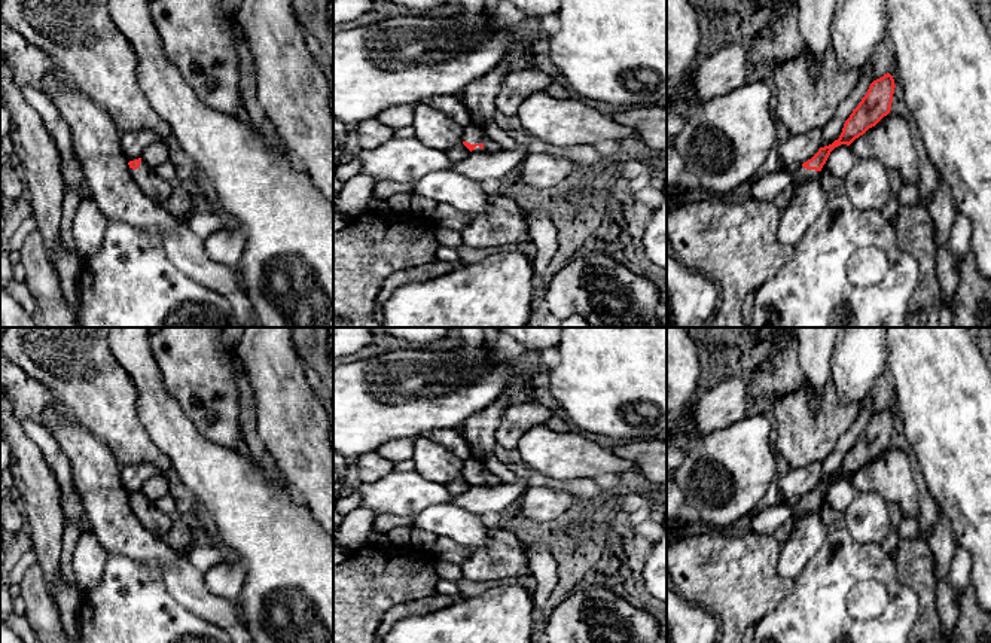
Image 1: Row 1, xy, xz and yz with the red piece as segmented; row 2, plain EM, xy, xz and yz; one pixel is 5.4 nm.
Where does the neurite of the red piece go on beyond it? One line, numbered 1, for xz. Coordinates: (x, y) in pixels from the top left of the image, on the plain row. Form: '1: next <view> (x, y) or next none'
1: next xz (472, 468)

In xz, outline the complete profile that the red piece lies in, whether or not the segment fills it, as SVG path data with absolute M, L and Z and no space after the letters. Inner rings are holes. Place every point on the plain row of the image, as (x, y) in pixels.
M470 457L463 461L463 478L473 485L498 485L501 479L479 460Z

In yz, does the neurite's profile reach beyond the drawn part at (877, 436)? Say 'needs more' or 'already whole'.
needs more

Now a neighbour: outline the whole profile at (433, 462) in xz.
M418 436L414 439L415 472L424 479L448 485L463 478L463 461L439 444Z

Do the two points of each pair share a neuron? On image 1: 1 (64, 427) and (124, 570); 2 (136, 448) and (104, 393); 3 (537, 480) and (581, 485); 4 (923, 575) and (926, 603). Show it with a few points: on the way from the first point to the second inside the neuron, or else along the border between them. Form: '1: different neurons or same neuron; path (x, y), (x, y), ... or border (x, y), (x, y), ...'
1: different neurons; border (107, 554), (125, 554), (142, 563), (152, 564)
2: same neuron; path (125, 435), (107, 407)
3: same neuron; path (548, 482), (570, 485)
4: same neuron; path (923, 582), (926, 596)

